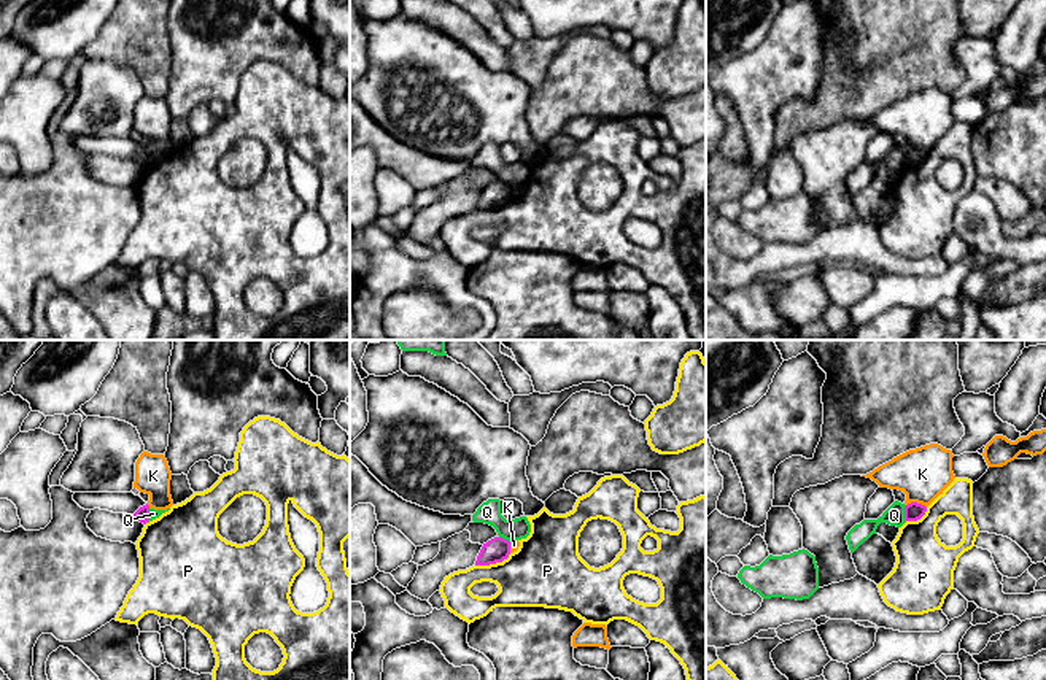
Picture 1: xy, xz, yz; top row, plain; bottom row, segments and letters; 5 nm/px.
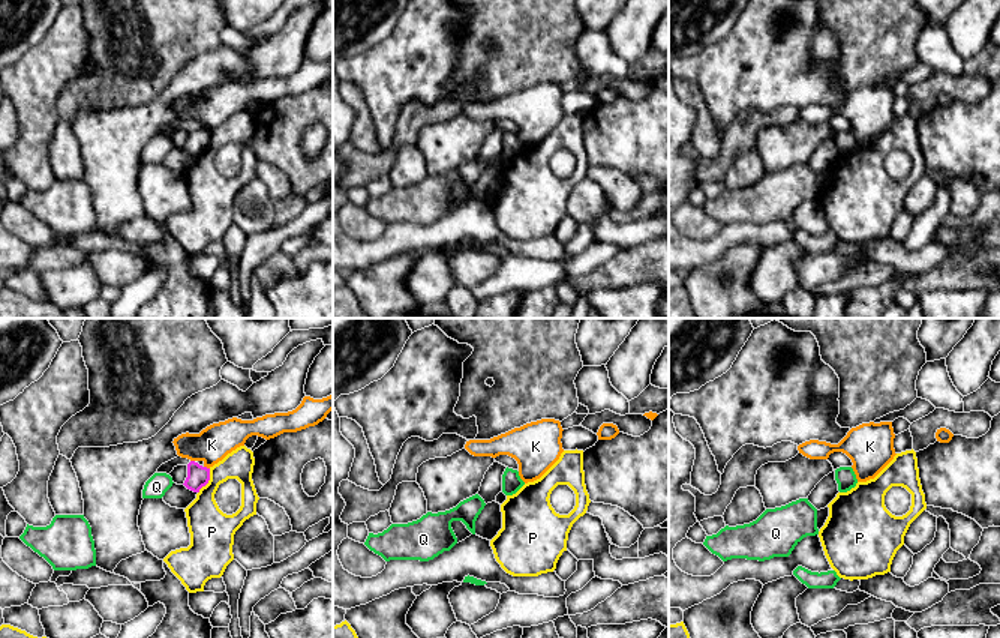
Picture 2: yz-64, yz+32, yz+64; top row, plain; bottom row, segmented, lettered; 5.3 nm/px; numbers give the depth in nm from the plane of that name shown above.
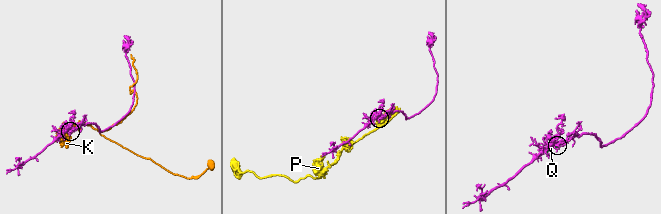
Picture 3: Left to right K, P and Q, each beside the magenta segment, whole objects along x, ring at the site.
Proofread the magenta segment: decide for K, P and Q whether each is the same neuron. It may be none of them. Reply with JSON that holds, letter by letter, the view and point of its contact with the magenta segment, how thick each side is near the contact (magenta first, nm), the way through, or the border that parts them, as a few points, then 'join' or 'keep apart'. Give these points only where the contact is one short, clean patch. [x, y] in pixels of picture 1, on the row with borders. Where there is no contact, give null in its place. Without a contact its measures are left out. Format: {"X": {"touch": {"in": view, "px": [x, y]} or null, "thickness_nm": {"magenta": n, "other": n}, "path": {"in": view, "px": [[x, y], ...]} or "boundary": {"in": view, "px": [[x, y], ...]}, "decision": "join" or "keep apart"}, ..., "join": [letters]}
{"K": {"touch": {"in": "yz", "px": [916, 502]}, "thickness_nm": {"magenta": 90, "other": 260}, "decision": "keep apart"}, "P": {"touch": {"in": "xz", "px": [493, 563]}, "thickness_nm": {"magenta": 120, "other": 340}, "decision": "keep apart"}, "Q": {"touch": {"in": "yz", "px": [905, 513]}, "thickness_nm": {"magenta": 90, "other": 100}, "boundary": {"in": "yz", "px": [[903, 506], [903, 517], [906, 520]]}, "decision": "keep apart"}, "join": []}

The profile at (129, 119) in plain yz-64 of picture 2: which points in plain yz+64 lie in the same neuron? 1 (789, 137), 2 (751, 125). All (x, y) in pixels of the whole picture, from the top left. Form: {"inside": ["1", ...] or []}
{"inside": ["1"]}

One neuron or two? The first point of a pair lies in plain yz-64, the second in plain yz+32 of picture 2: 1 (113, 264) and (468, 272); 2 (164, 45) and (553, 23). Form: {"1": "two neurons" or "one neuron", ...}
{"1": "one neuron", "2": "one neuron"}

